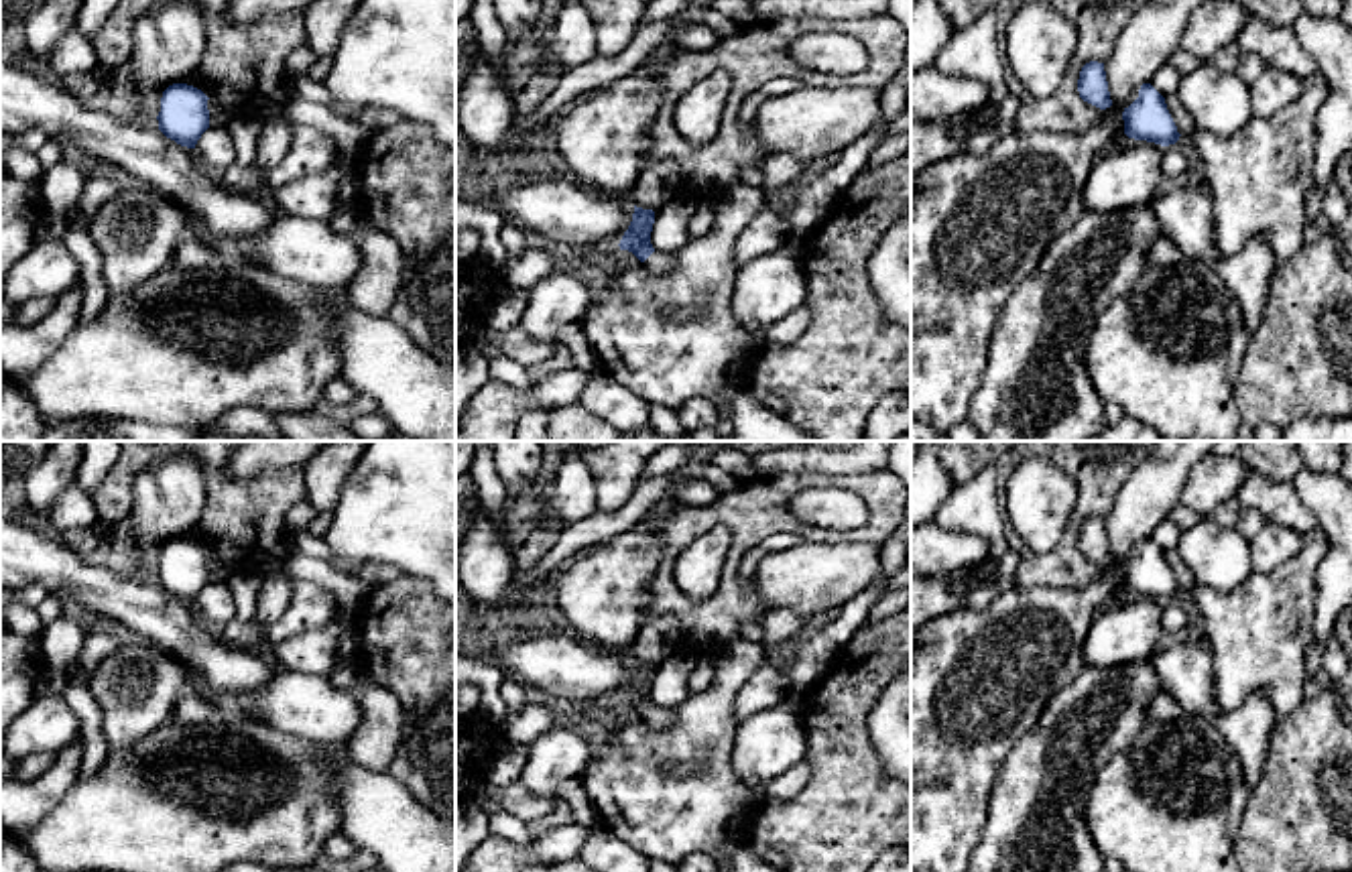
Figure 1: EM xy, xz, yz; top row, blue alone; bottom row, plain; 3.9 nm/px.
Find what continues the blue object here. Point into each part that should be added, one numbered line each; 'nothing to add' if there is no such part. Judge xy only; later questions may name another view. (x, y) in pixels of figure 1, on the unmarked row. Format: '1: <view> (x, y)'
nothing to add

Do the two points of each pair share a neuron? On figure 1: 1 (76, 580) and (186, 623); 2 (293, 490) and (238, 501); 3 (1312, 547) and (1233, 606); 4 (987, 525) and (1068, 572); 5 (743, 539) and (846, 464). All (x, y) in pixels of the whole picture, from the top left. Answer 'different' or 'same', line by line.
1: same
2: same
3: same
4: different
5: different

